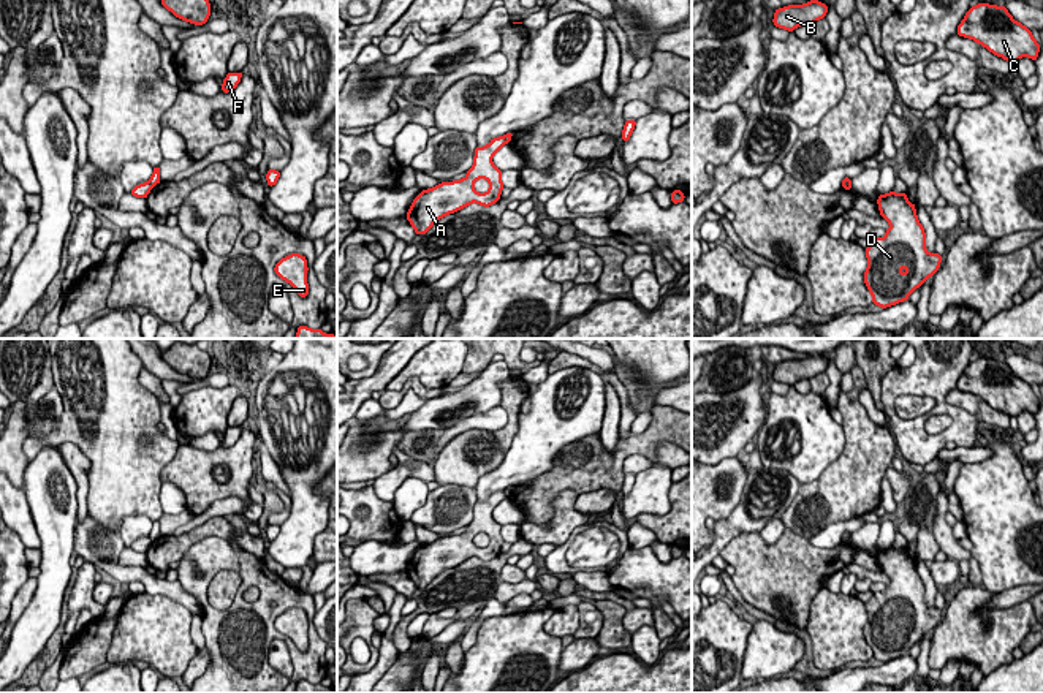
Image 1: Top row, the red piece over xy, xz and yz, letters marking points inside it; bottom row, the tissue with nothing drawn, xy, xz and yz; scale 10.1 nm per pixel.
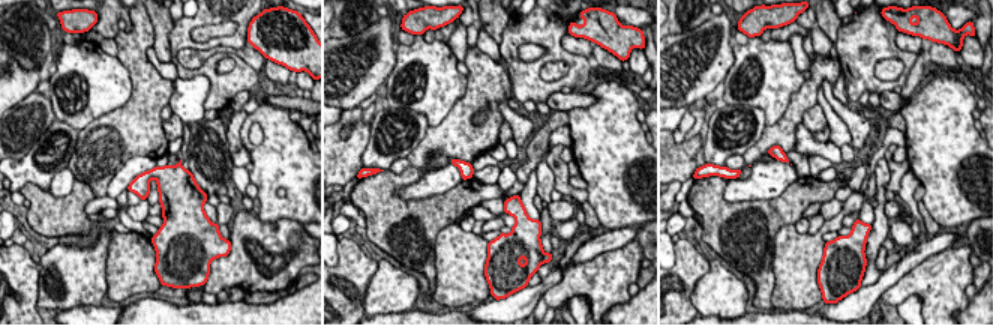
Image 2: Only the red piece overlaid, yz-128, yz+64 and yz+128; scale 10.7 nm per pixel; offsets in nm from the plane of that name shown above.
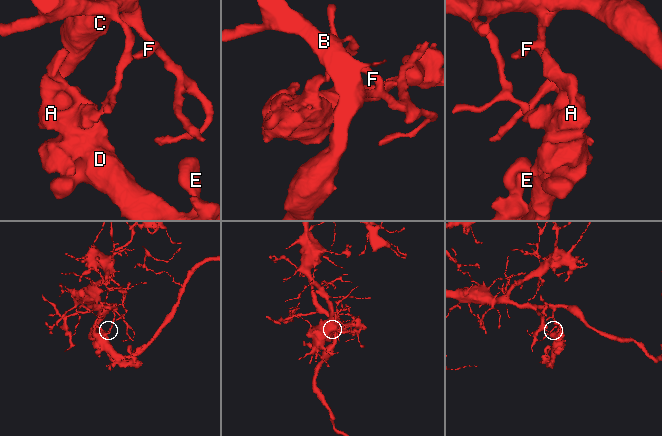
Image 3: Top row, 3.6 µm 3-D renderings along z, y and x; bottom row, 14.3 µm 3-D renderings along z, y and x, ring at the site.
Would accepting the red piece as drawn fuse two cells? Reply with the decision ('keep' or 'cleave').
cleave

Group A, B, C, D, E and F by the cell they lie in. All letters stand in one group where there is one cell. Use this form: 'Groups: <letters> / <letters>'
Groups: A D E / B C F

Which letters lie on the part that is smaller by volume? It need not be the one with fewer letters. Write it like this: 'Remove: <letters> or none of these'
Remove: A, D, E

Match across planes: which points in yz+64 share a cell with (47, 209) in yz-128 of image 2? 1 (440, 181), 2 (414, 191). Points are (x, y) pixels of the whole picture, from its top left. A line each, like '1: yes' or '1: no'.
1: no
2: no

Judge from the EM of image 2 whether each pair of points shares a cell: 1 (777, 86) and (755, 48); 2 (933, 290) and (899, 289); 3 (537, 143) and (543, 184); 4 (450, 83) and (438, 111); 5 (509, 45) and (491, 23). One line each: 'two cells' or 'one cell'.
1: one cell
2: one cell
3: two cells
4: one cell
5: two cells

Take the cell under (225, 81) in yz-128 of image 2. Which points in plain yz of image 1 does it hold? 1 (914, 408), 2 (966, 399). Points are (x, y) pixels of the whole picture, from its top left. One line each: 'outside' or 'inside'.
1: outside
2: outside

